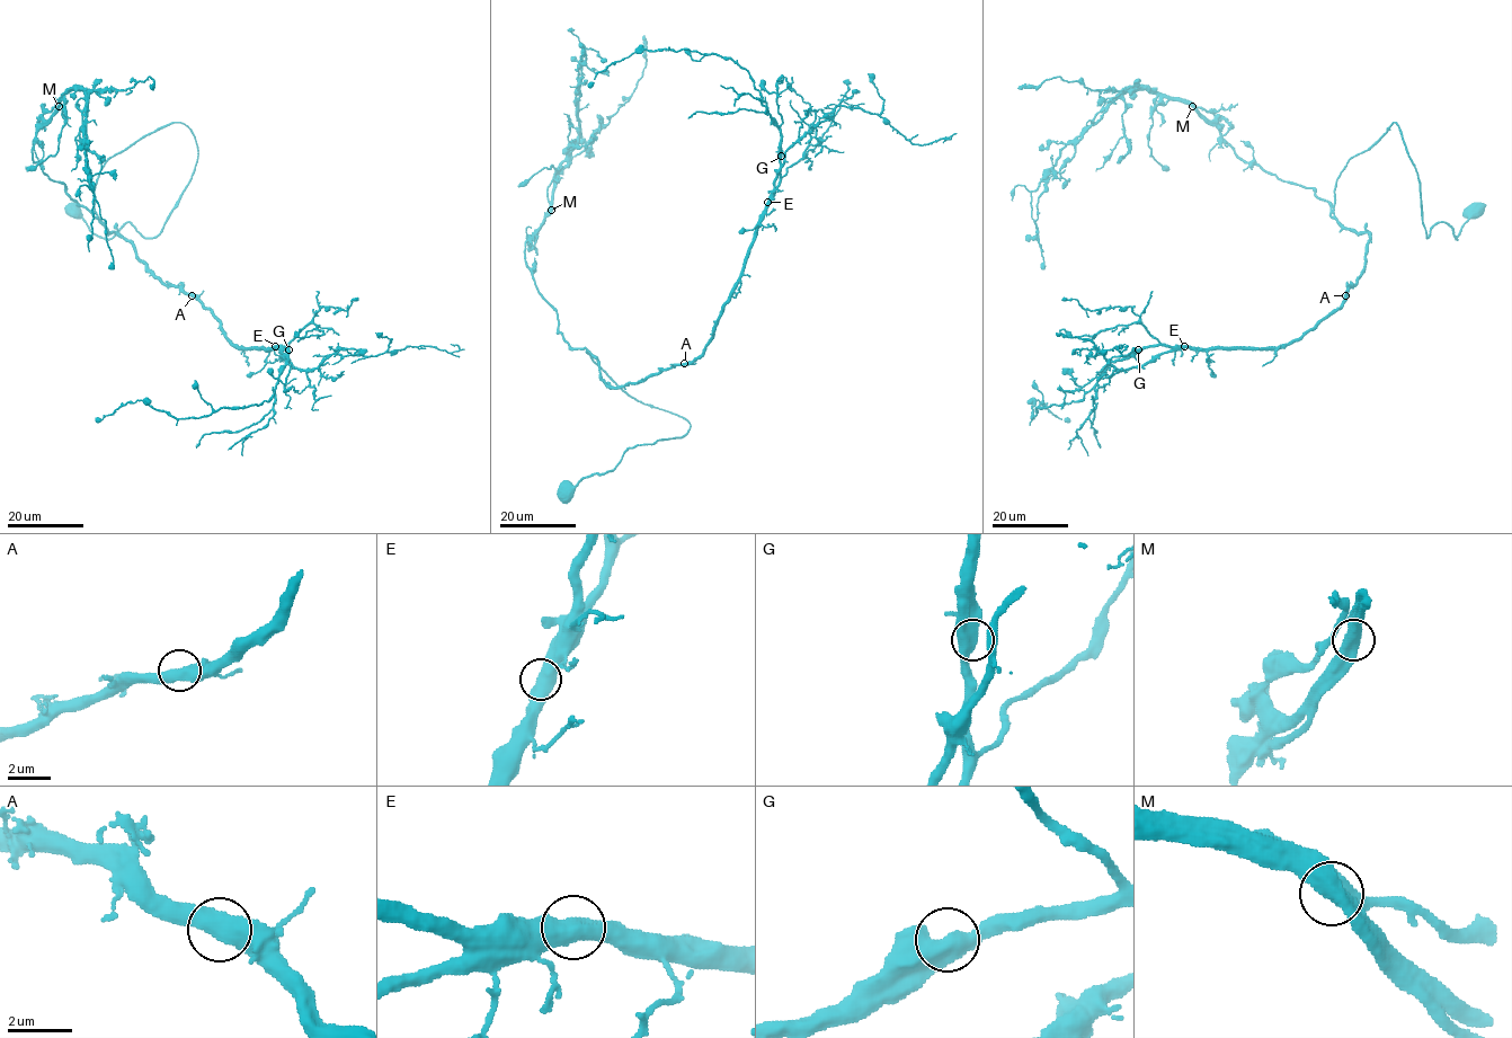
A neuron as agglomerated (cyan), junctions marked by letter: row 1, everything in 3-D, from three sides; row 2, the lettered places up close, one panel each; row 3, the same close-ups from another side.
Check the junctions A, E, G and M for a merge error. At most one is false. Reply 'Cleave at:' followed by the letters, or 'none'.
Cleave at: M

